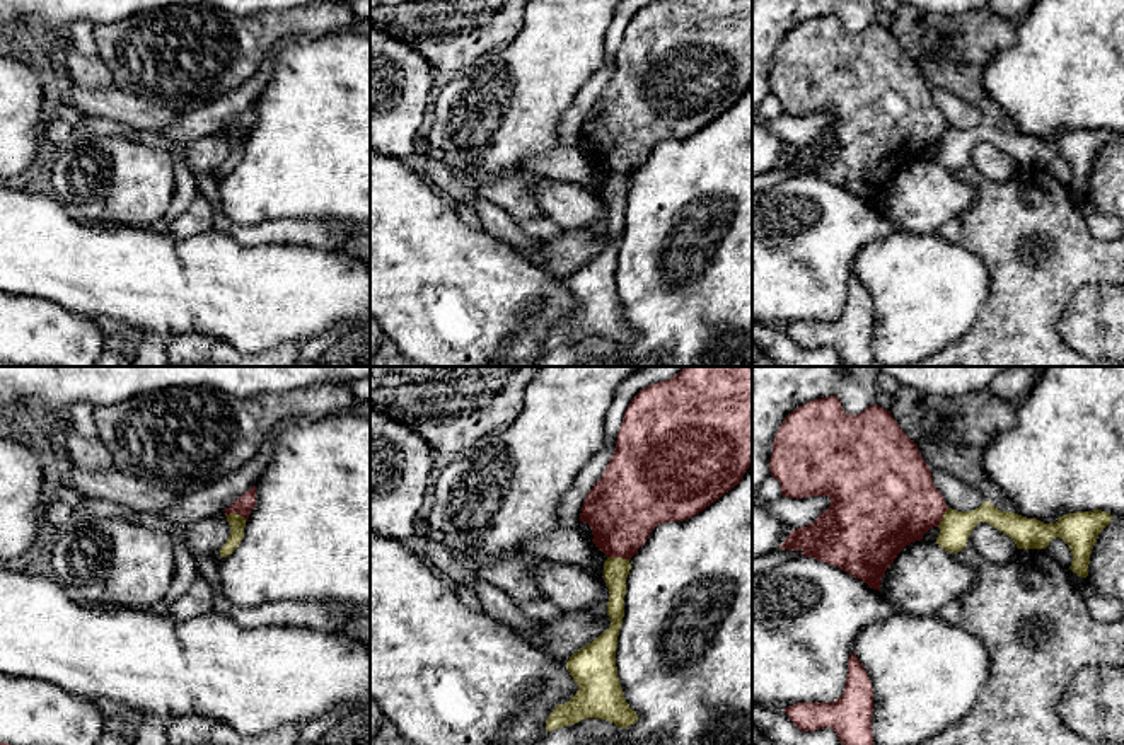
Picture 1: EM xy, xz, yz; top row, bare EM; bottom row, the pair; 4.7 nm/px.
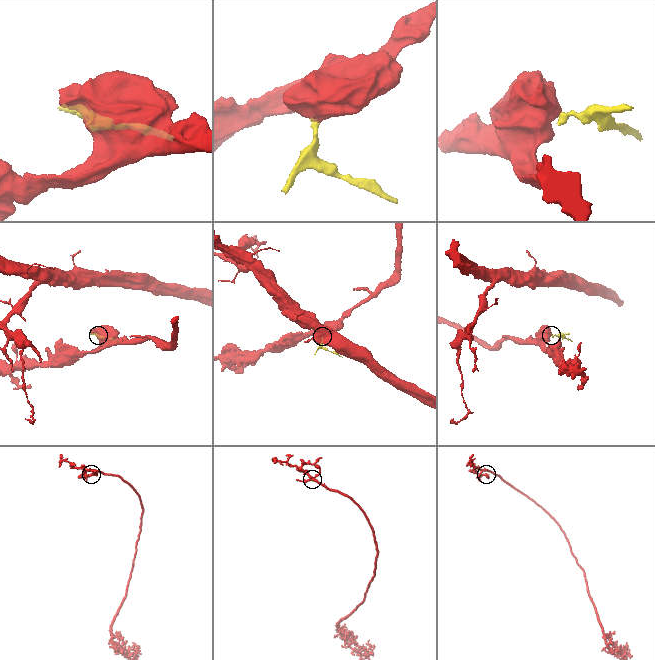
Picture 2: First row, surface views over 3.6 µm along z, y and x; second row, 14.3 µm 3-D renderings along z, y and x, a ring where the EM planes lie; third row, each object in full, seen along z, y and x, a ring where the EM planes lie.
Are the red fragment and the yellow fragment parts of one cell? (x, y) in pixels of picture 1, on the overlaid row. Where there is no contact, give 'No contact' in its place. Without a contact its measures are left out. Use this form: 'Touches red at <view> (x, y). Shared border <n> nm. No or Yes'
Touches red at xz (618, 556). Shared border 110 nm. No

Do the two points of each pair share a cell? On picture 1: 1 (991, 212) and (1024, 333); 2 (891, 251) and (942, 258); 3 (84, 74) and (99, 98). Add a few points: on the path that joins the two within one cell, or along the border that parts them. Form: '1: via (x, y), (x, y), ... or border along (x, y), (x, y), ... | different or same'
1: via (1012, 242), (1012, 251), (1024, 268), (1024, 302) | same
2: via (903, 258), (930, 258) | same
3: border along (67, 69), (84, 86), (108, 87), (113, 84) | different

